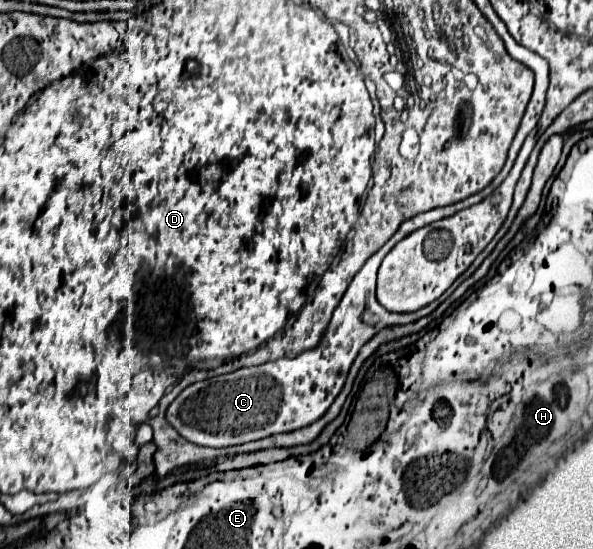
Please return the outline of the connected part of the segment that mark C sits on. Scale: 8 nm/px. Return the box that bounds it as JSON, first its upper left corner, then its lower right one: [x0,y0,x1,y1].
[165,144,521,448]

